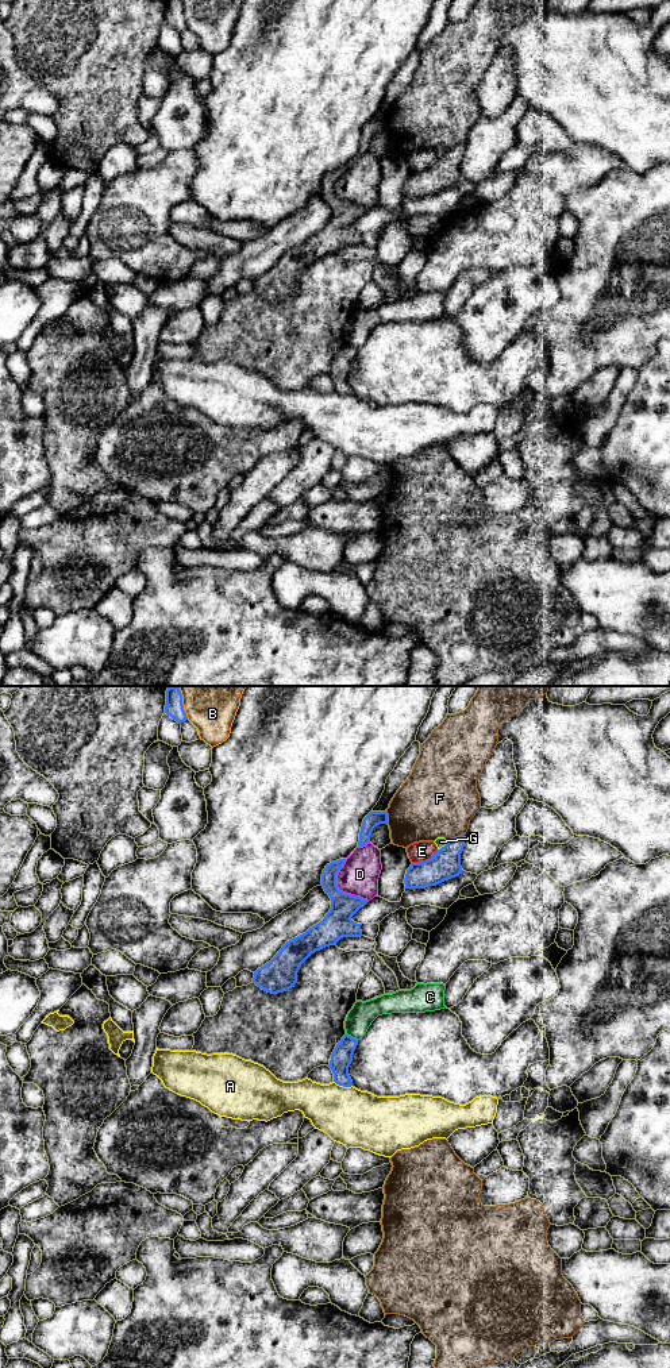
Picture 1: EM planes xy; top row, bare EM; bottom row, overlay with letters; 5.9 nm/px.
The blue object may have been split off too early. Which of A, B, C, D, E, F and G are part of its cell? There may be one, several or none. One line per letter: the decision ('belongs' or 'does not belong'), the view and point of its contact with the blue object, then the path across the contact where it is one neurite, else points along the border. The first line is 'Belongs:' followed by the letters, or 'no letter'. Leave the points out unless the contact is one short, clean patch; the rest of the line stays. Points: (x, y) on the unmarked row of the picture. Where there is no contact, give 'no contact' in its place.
Belongs: no letter
A: does not belong; contact xy (343, 395)
B: does not belong; contact xy (183, 14)
C: does not belong; contact xy (350, 345); border xy (346, 342), (357, 349)
D: does not belong; contact xy (338, 197)
E: does not belong; contact xy (426, 169)
F: does not belong; contact xy (455, 146)
G: does not belong; contact xy (442, 155)

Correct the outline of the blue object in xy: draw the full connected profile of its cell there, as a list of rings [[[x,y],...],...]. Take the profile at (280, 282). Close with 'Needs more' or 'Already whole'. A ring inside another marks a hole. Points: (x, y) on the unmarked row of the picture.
[[[346,167],[326,174],[321,194],[331,207],[331,217],[326,226],[305,242],[286,250],[278,262],[254,281],[253,292],[262,298],[278,302],[292,297],[297,290],[301,273],[316,259],[335,254],[342,246],[361,246],[361,232],[351,226],[369,209],[346,203],[336,194],[336,182]]]. Already whole

